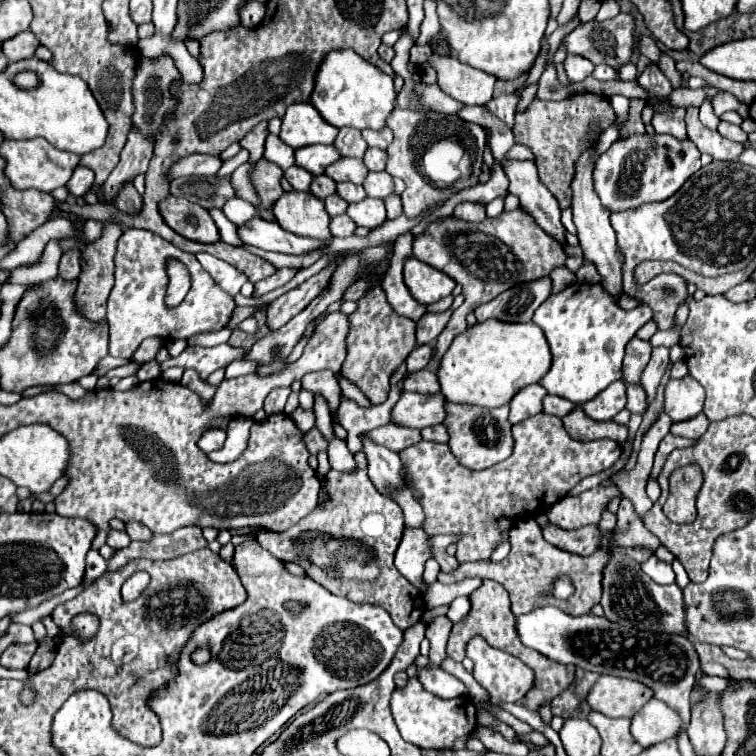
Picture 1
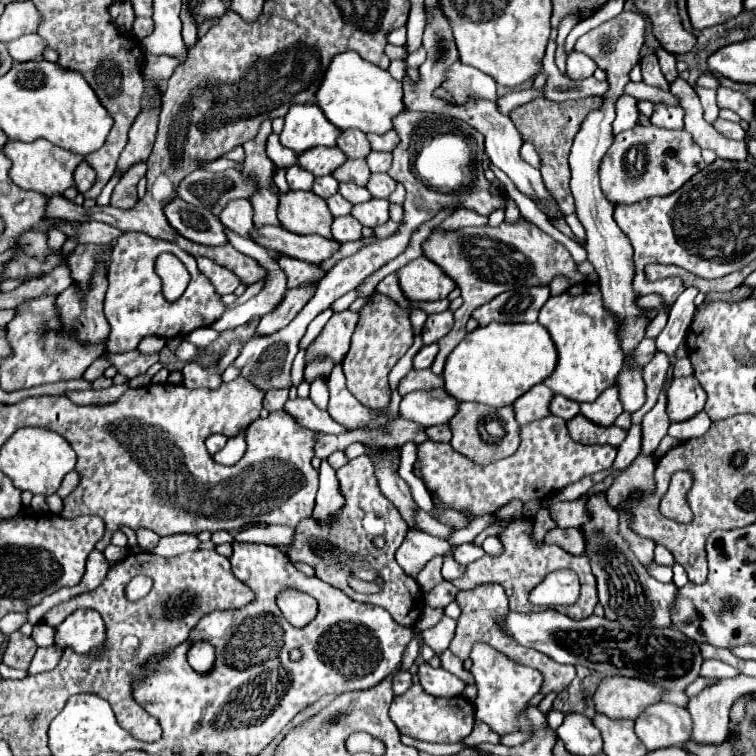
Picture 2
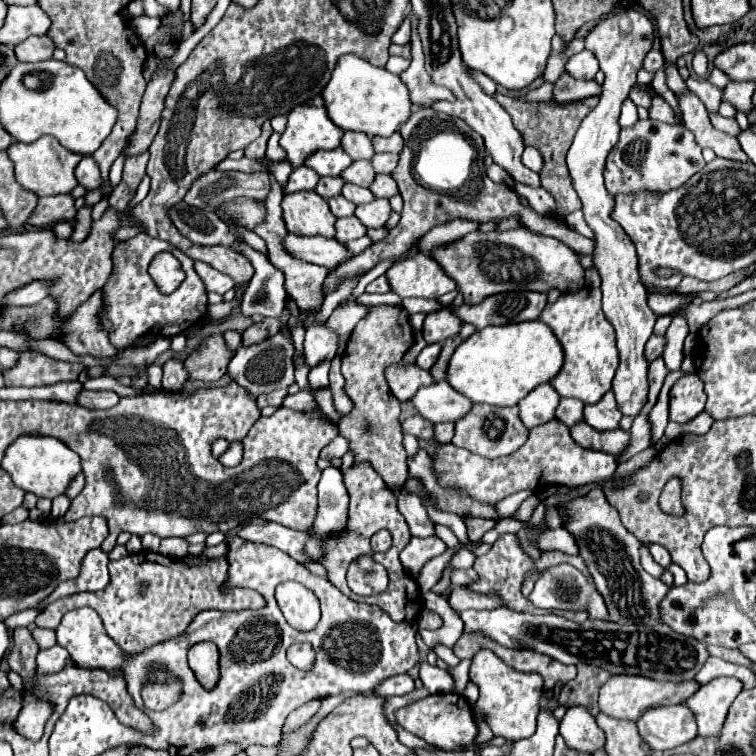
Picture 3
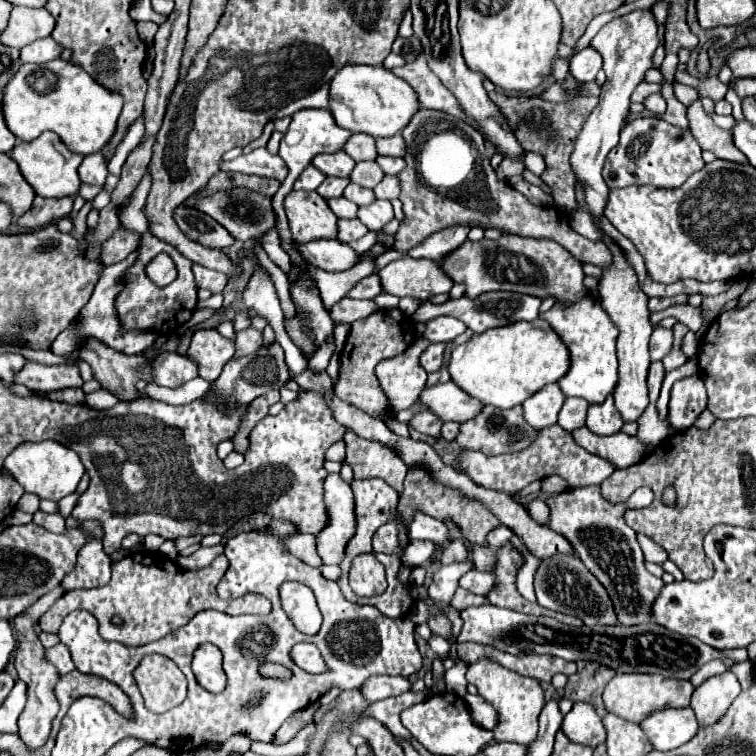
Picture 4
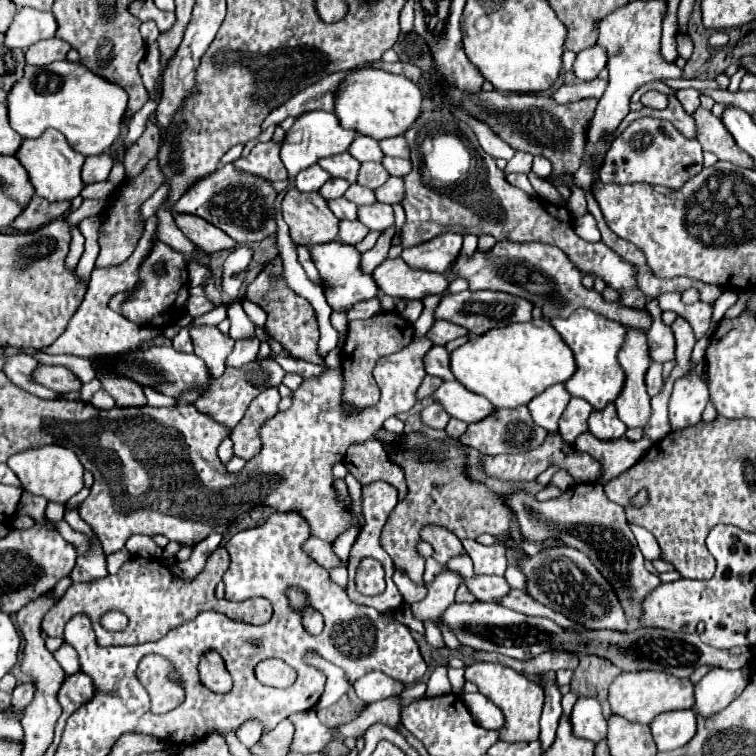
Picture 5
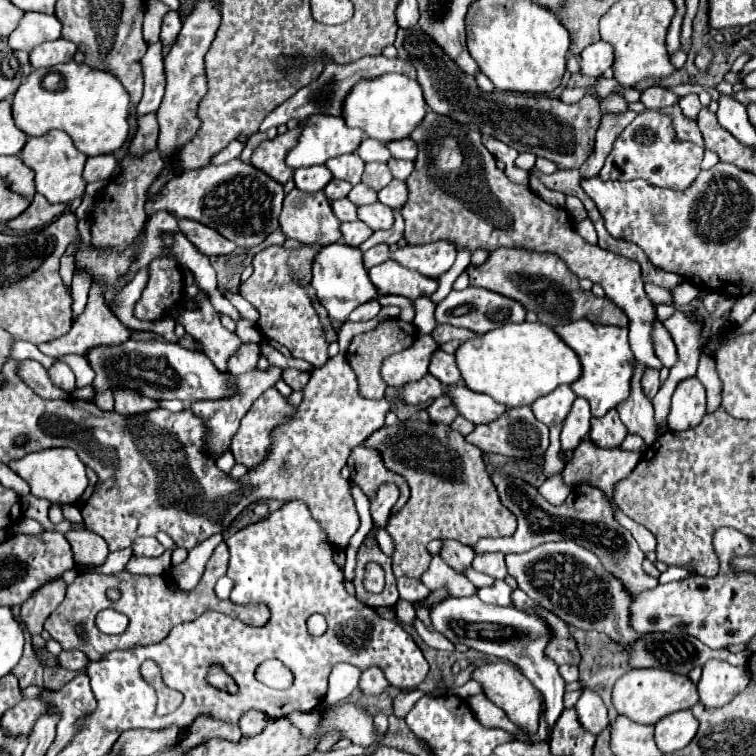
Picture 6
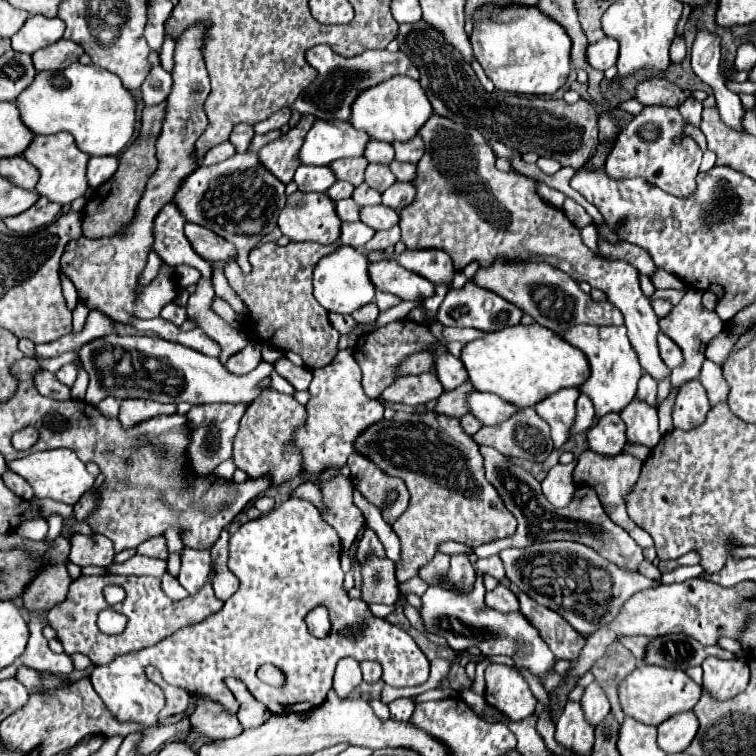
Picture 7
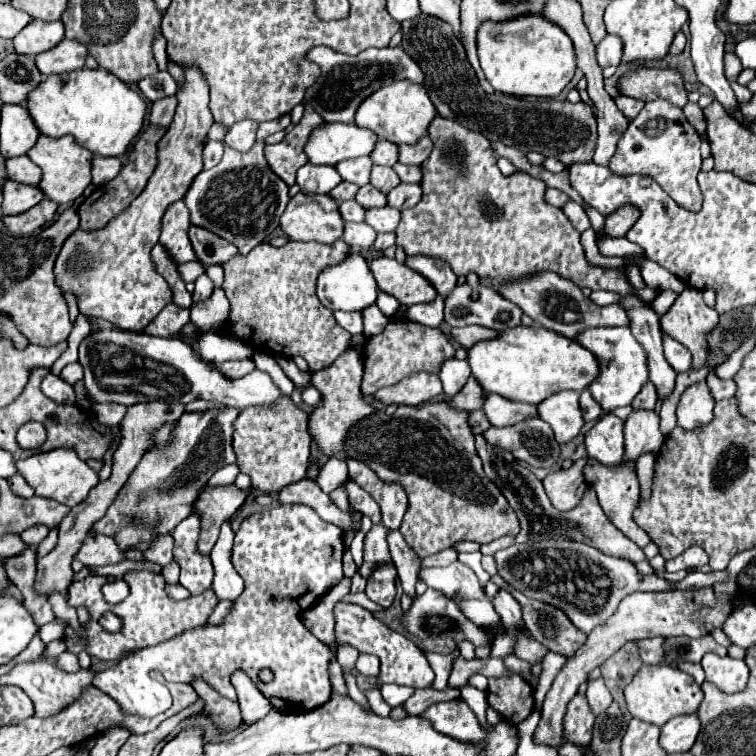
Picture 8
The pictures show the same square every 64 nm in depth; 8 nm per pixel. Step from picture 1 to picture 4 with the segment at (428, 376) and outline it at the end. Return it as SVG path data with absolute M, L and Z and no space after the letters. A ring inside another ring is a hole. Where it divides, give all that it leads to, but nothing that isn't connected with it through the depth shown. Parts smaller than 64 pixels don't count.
M420 338L410 344L402 354L385 359L376 366L375 374L388 400L388 412L380 416L382 420L390 414L410 408L420 398L428 374L420 366L418 358L429 345L428 340Z

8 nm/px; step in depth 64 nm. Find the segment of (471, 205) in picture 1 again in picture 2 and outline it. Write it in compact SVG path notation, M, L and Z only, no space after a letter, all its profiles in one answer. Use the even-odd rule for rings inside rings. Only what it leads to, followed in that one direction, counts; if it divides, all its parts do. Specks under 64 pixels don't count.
M460 208L460 210L456 210L452 216L448 216L444 222L436 224L434 230L450 232L450 230L460 230L460 228L468 228L468 226L484 226L486 220L488 220L486 216L478 216L478 214L472 212L472 210Z

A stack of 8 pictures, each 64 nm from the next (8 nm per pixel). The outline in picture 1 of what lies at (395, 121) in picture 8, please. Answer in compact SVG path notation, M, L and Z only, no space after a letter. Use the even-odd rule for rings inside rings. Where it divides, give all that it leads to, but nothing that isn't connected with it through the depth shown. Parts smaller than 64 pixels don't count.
M334 50L324 58L316 74L312 104L322 118L336 128L350 126L358 130L380 130L386 126L386 118L396 108L394 80L374 64L366 62L354 50Z

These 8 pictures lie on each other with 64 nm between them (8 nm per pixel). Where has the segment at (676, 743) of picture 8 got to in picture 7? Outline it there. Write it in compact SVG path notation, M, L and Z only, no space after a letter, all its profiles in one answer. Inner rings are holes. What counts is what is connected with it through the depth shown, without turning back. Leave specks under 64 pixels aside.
M682 712L658 726L658 746L668 752L684 752L698 732L698 718L694 712Z

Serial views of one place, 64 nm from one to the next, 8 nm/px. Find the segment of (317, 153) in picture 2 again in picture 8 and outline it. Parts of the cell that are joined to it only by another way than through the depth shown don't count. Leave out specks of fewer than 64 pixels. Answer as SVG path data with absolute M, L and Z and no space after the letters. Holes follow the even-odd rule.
M364 156L364 158L356 158L356 160L344 160L340 164L336 164L336 170L340 172L340 176L346 182L354 182L358 186L364 186L370 182L370 172L372 172L372 158Z

